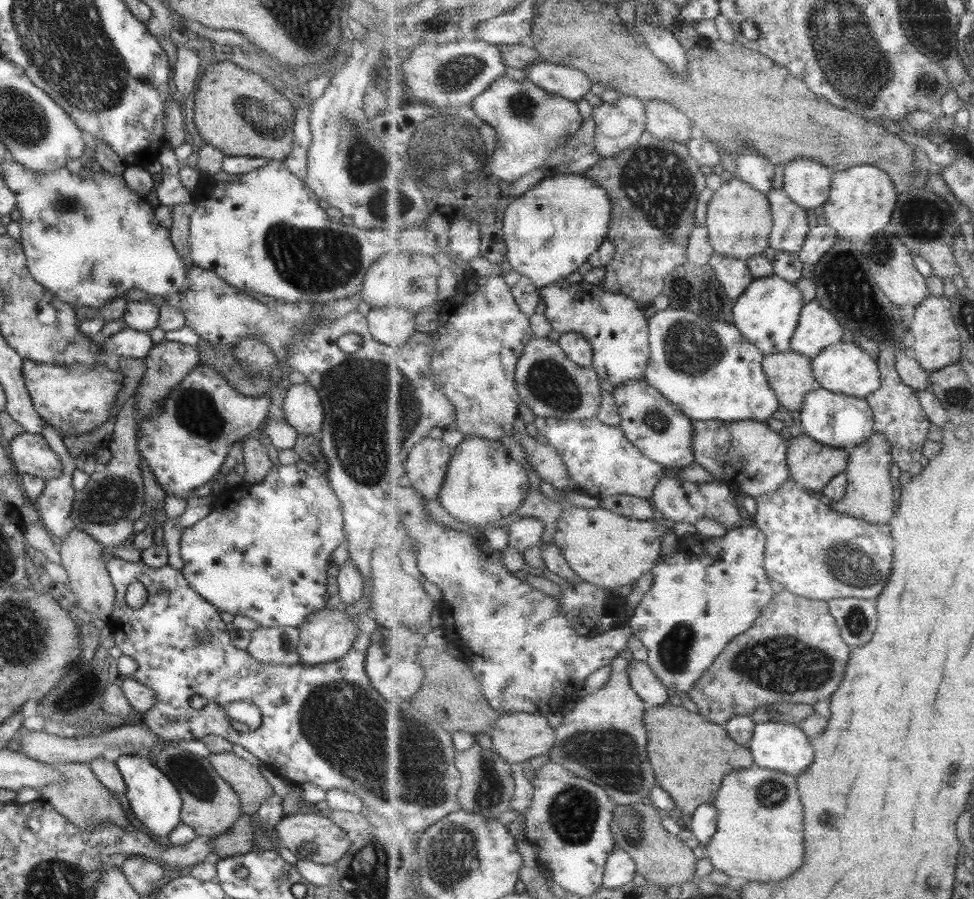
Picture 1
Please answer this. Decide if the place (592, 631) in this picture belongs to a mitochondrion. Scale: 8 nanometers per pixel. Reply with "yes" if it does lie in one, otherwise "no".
no

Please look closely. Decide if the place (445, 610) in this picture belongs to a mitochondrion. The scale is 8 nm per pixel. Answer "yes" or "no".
no

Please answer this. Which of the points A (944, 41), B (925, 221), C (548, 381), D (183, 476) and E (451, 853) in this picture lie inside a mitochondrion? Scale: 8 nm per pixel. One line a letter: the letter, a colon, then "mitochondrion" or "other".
A: mitochondrion
B: mitochondrion
C: mitochondrion
D: other
E: mitochondrion

